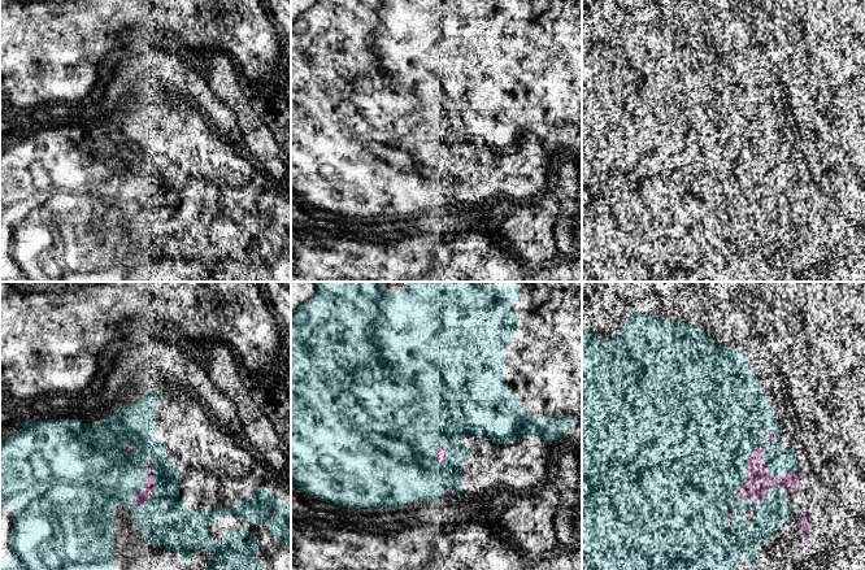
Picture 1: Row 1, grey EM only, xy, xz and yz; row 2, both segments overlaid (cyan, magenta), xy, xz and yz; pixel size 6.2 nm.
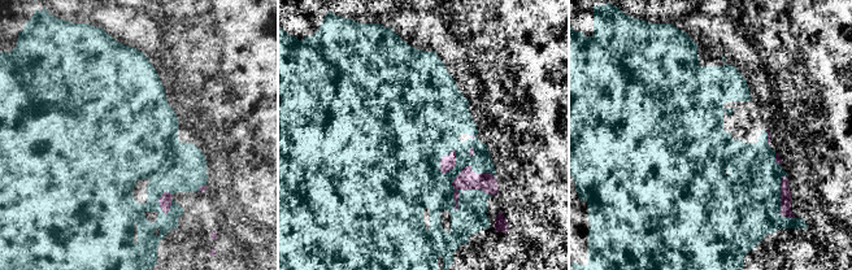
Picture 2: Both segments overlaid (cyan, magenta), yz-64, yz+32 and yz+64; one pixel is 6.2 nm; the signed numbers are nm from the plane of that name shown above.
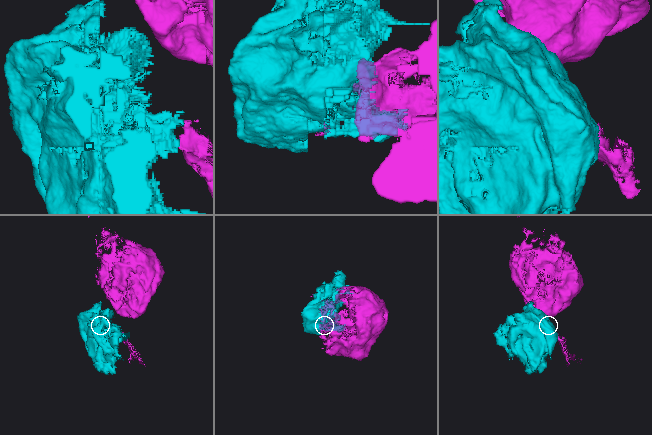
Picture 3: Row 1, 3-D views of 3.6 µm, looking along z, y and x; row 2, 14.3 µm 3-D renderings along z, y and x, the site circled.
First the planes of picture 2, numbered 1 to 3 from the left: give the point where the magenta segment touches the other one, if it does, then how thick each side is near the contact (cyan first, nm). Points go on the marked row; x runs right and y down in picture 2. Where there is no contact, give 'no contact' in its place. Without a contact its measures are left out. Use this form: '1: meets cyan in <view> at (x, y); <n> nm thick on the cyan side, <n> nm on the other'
1: meets cyan in yz-64 at (157, 201); 320 nm thick on the cyan side, 80 nm on the other
2: meets cyan in yz+32 at (460, 171); 280 nm thick on the cyan side, 120 nm on the other
3: meets cyan in yz+64 at (779, 196); 460 nm thick on the cyan side, 60 nm on the other

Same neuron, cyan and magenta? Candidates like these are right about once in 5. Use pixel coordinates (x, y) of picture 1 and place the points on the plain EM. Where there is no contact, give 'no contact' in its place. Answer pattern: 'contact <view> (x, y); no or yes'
contact yz (760, 152); no

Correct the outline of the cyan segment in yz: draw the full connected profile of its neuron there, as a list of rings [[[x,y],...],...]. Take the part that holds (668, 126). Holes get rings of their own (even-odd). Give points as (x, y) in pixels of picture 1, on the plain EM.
[[[582,0],[582,282],[843,282],[844,266],[826,266],[823,257],[817,256],[810,261],[799,260],[800,242],[794,238],[788,222],[788,203],[778,196],[770,196],[768,206],[758,214],[757,209],[735,209],[738,197],[747,190],[747,164],[752,162],[760,153],[764,155],[764,170],[768,180],[773,184],[783,184],[787,180],[800,180],[794,156],[788,153],[787,164],[782,162],[779,149],[779,131],[777,130],[770,110],[768,109],[755,81],[739,57],[717,55],[708,48],[707,43],[697,35],[688,35],[681,30],[666,30],[655,25],[644,25],[633,17],[629,8],[612,0]]]

